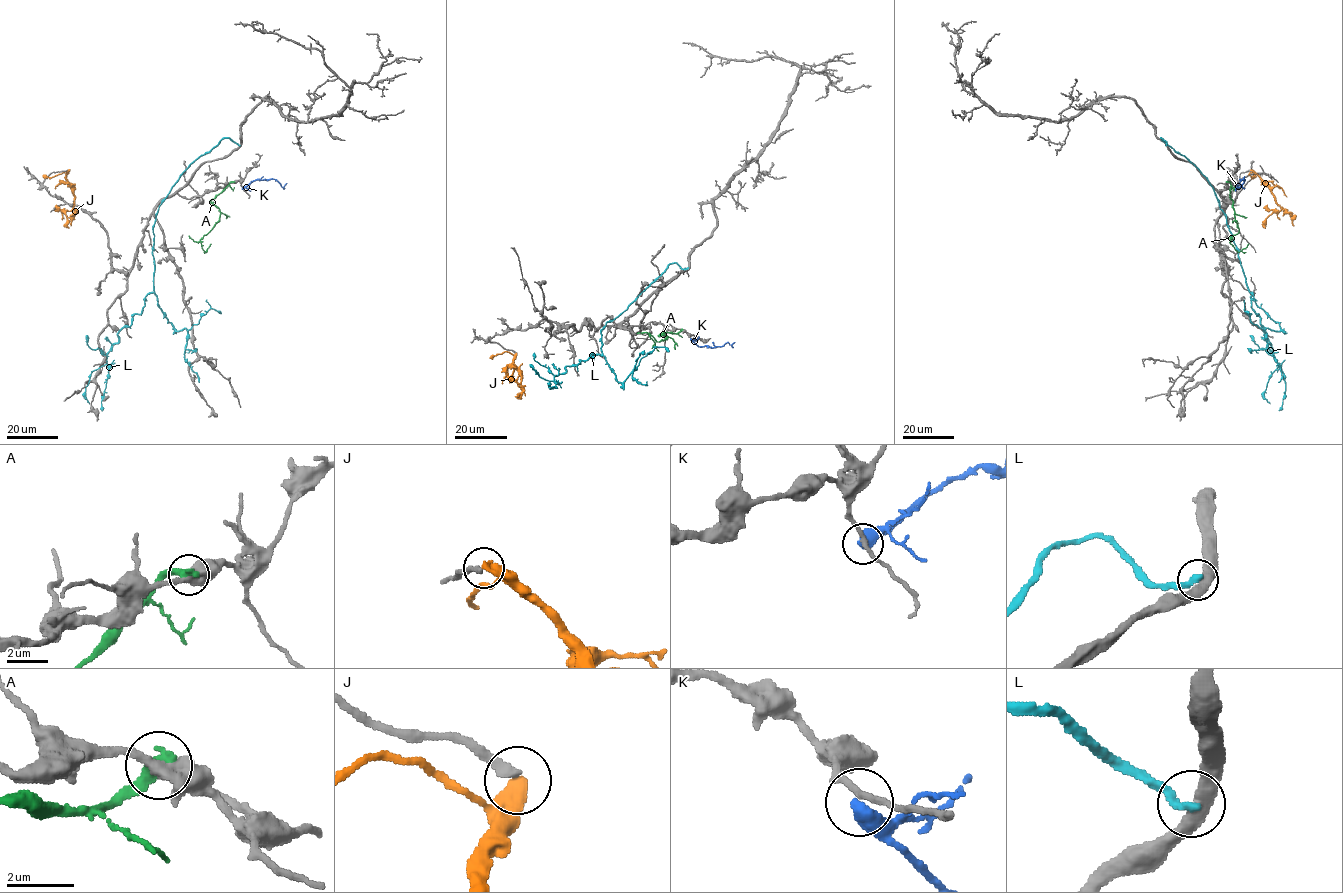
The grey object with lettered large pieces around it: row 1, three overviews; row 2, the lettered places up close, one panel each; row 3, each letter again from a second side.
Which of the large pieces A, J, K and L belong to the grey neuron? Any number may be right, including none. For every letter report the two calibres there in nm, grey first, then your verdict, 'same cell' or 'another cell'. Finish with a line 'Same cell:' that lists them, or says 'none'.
A: calibres 400 and 440 nm; another cell
J: calibres 300 and 500 nm; another cell
K: calibres 180 and 500 nm; another cell
L: calibres 380 and 280 nm; another cell
Same cell: none

